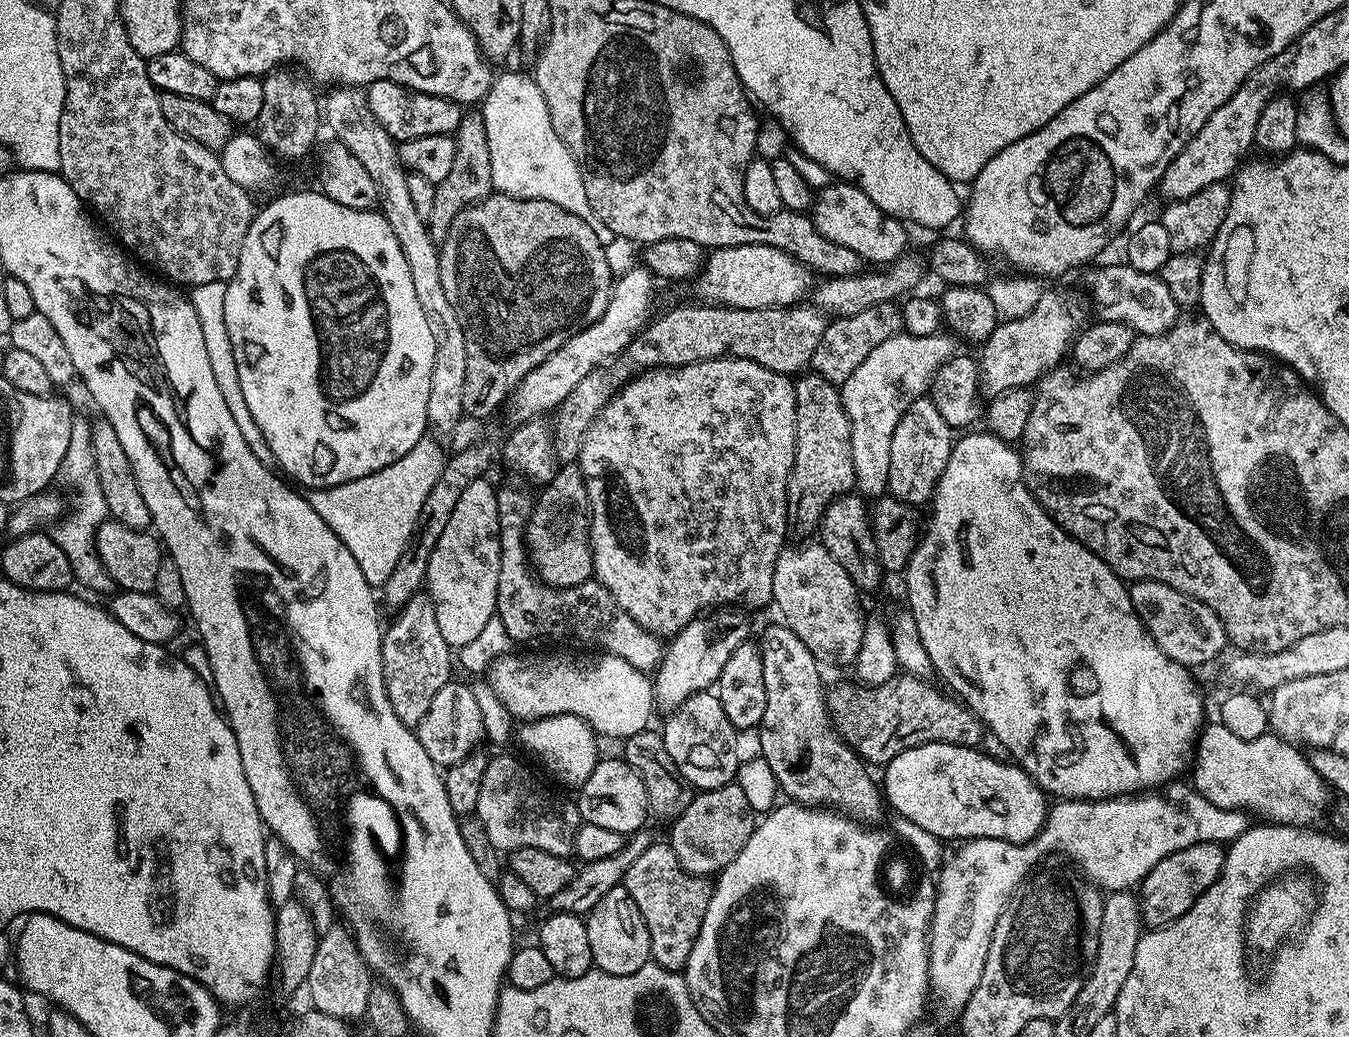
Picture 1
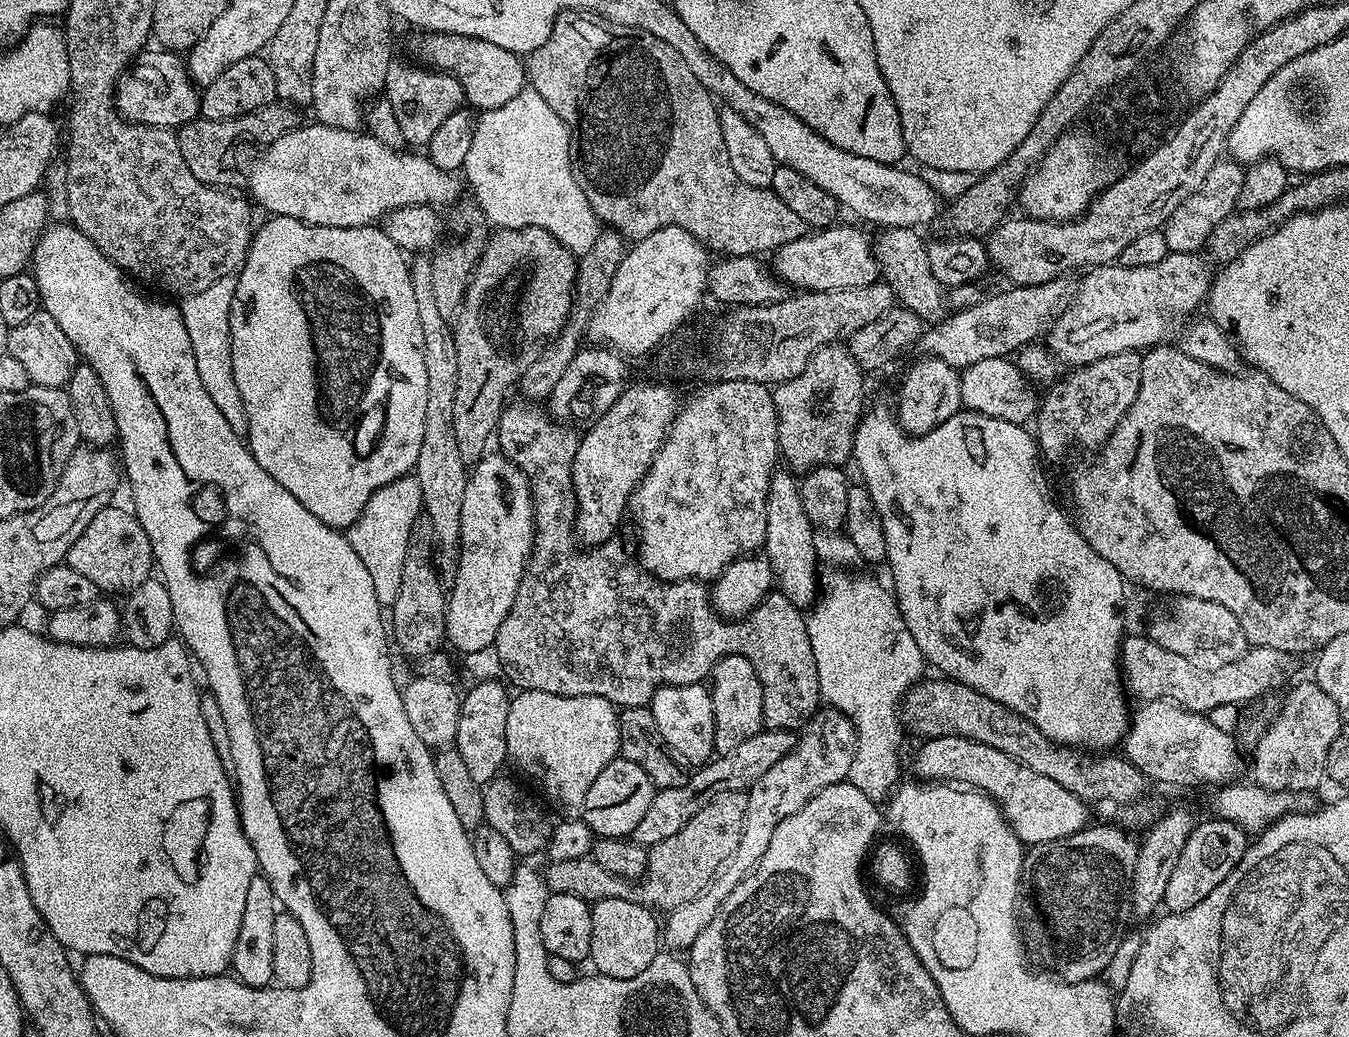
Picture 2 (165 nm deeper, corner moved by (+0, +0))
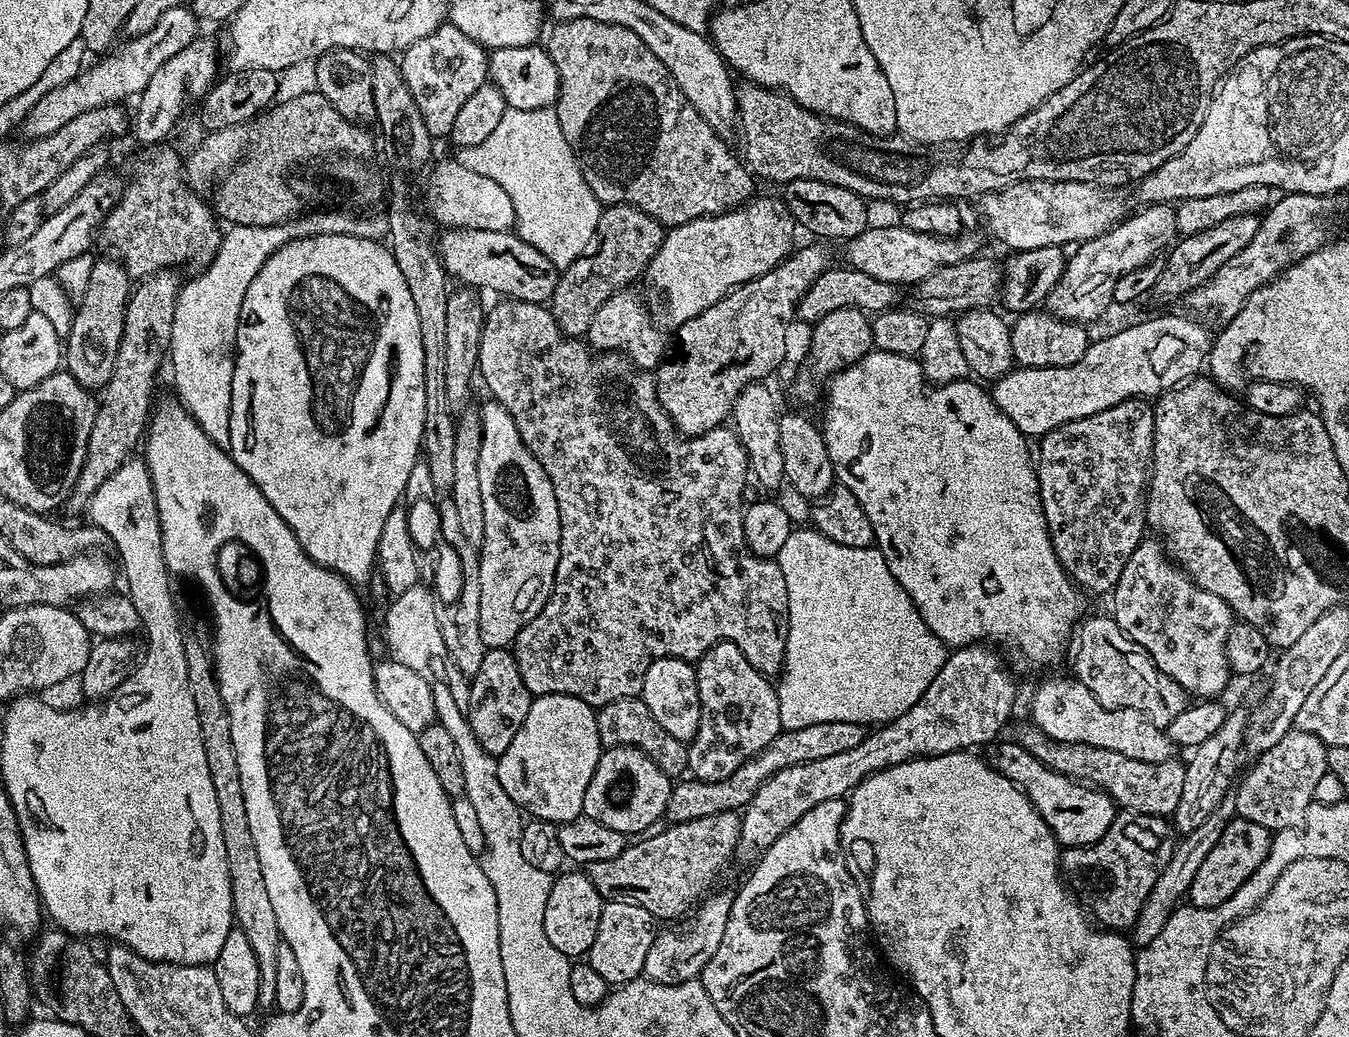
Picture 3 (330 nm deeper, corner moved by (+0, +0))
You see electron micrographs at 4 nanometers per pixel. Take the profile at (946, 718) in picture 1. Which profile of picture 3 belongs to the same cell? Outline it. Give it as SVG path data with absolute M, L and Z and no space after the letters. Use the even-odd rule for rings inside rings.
M1025 722L1014 736L1015 743L1022 747L1034 758L1041 760L1046 767L1062 774L1066 778L1076 780L1080 784L1087 784L1090 788L1098 788L1112 797L1112 801L1121 809L1131 810L1138 814L1150 814L1151 816L1171 817L1182 798L1182 789L1186 782L1185 761L1173 758L1166 762L1138 762L1138 758L1126 758L1126 754L1117 754L1114 750L1102 750L1102 746L1086 746L1085 744L1067 744L1051 740L1044 731L1037 728L1031 722Z

